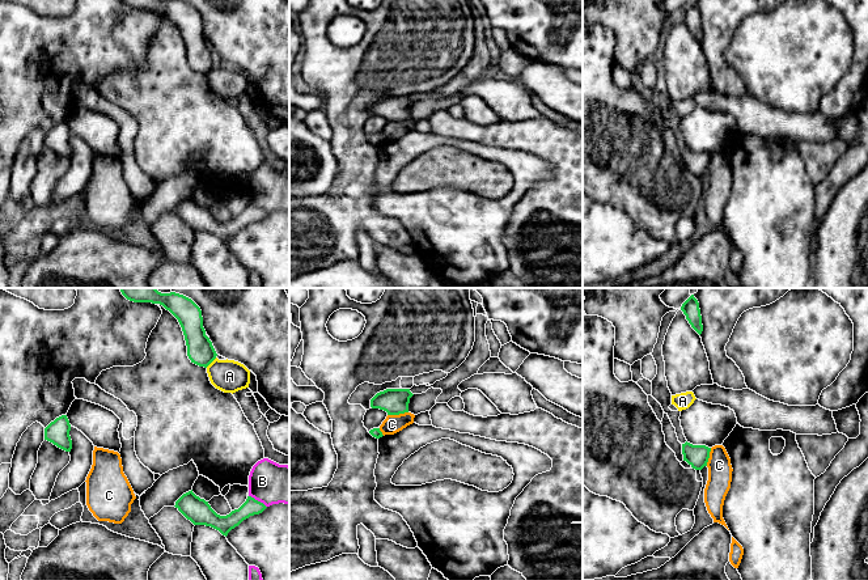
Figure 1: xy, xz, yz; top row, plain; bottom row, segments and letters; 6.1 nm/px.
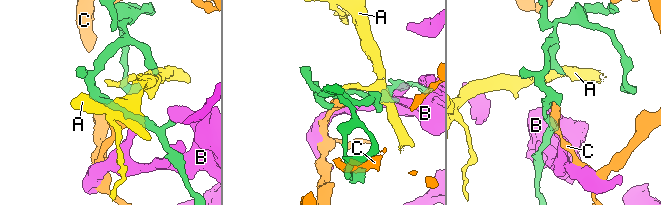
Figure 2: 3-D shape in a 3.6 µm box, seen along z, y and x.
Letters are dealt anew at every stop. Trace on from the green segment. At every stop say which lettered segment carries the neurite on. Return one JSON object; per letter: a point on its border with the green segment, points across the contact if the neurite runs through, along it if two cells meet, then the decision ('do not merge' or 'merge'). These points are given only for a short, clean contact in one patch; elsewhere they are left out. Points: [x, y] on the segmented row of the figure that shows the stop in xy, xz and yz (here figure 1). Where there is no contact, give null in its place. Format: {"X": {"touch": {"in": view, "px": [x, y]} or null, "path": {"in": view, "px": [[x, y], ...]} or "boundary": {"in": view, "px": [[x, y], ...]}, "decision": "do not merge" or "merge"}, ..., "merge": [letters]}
{"A": {"touch": {"in": "xy", "px": [211, 362]}, "boundary": {"in": "xy", "px": [[216, 358], [206, 367]]}, "decision": "do not merge"}, "B": {"touch": {"in": "xy", "px": [257, 500]}, "decision": "do not merge"}, "C": {"touch": {"in": "xz", "px": [397, 414]}, "boundary": {"in": "xz", "px": [[407, 411], [388, 415]]}, "decision": "do not merge"}, "merge": []}

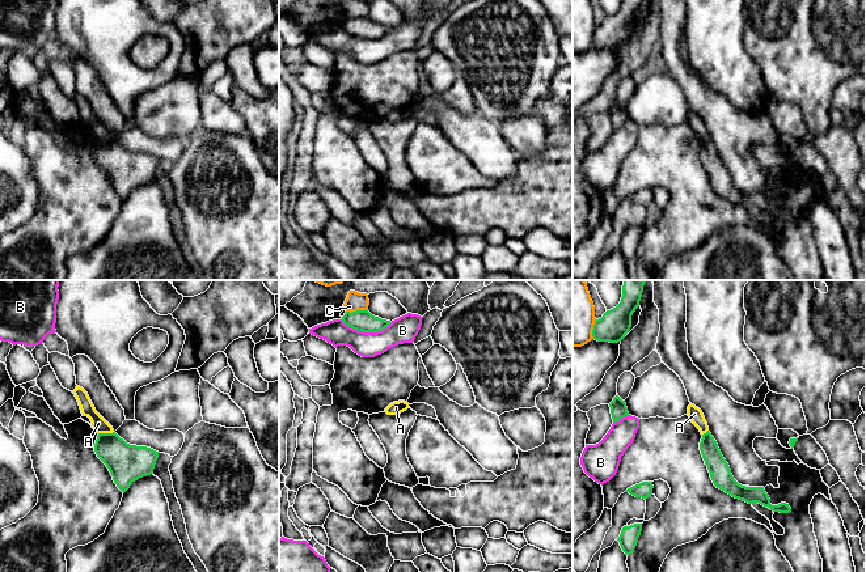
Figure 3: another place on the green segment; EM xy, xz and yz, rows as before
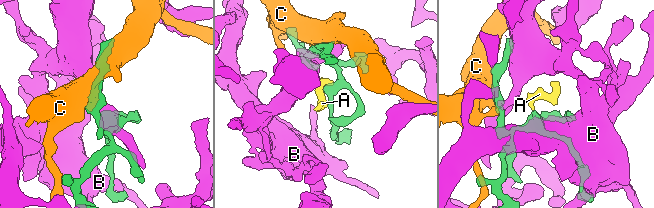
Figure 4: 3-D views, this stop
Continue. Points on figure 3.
{"A": {"touch": {"in": "xy", "px": [105, 433]}, "boundary": {"in": "xy", "px": [[113, 431], [98, 433]]}, "decision": "do not merge"}, "B": {"touch": {"in": "xz", "px": [367, 331]}, "decision": "do not merge"}, "C": {"touch": {"in": "xz", "px": [357, 310]}, "decision": "do not merge"}, "merge": []}

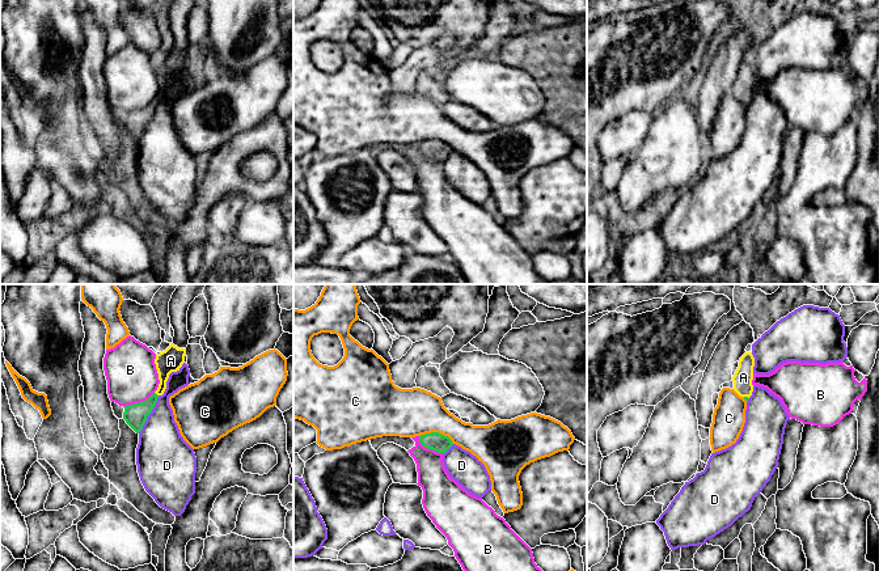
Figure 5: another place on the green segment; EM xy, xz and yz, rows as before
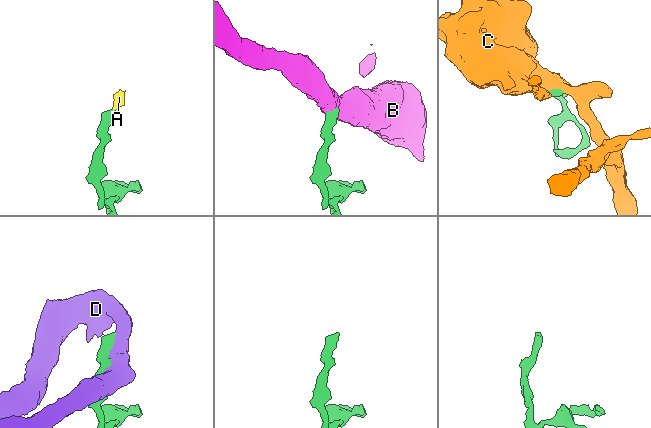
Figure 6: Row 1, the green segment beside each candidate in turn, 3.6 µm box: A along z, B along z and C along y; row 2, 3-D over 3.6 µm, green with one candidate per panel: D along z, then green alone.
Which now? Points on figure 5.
{"A": {"touch": {"in": "xy", "px": [156, 394]}, "path": {"in": "xy", "px": [[135, 415], [156, 394], [170, 360]]}, "decision": "merge"}, "B": {"touch": {"in": "xy", "px": [140, 402]}, "boundary": {"in": "xy", "px": [[155, 393], [143, 401], [125, 407]]}, "decision": "do not merge"}, "C": {"touch": {"in": "xz", "px": [436, 432]}, "decision": "do not merge"}, "D": {"touch": {"in": "xy", "px": [149, 413]}, "decision": "do not merge"}, "merge": ["A"]}

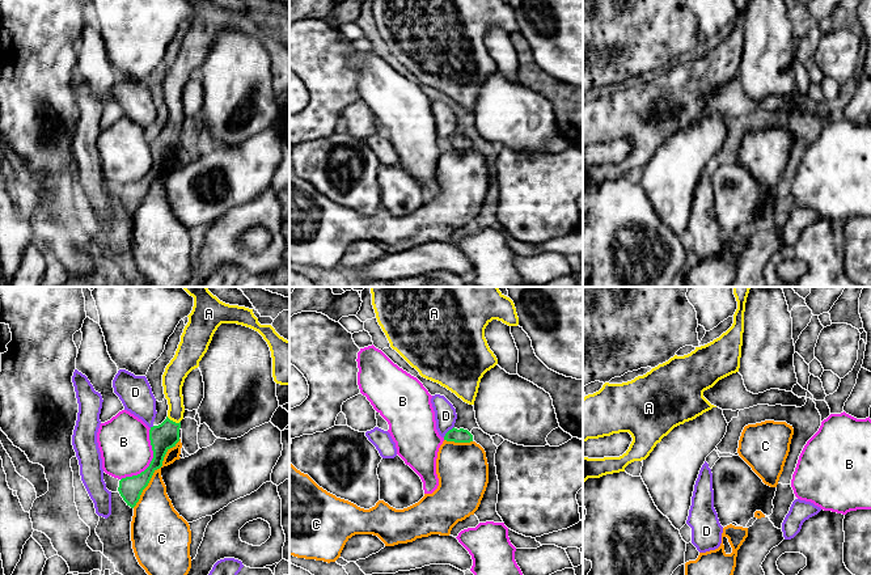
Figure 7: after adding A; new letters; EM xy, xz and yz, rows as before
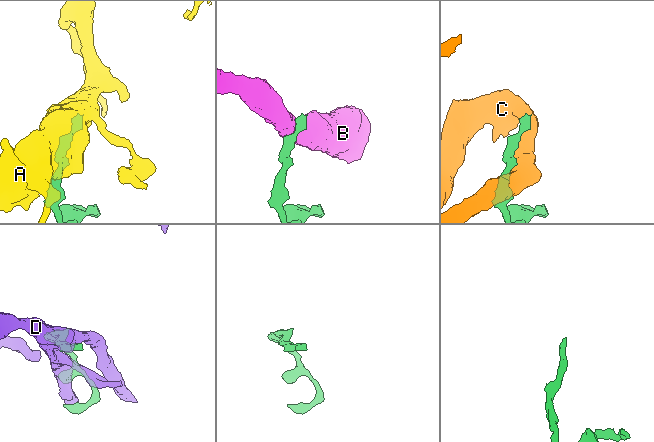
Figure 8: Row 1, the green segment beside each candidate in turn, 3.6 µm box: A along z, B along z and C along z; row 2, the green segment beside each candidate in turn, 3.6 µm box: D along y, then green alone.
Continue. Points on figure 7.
{"A": {"touch": {"in": "xy", "px": [172, 421]}, "path": {"in": "xy", "px": [[164, 436], [172, 421], [173, 380]]}, "decision": "merge"}, "B": {"touch": {"in": "xy", "px": [151, 461]}, "boundary": {"in": "xy", "px": [[151, 428], [151, 463], [139, 473], [121, 480]]}, "decision": "do not merge"}, "C": {"touch": {"in": "xy", "px": [153, 472]}, "decision": "do not merge"}, "D": {"touch": {"in": "xz", "px": [448, 431]}, "decision": "do not merge"}, "merge": ["A"]}

